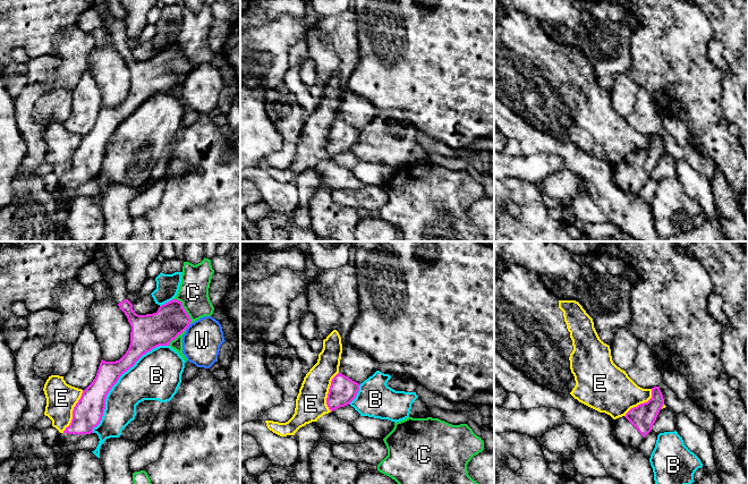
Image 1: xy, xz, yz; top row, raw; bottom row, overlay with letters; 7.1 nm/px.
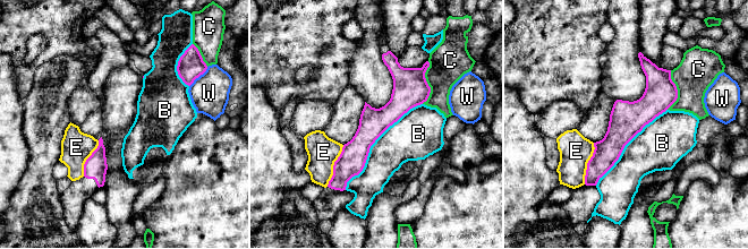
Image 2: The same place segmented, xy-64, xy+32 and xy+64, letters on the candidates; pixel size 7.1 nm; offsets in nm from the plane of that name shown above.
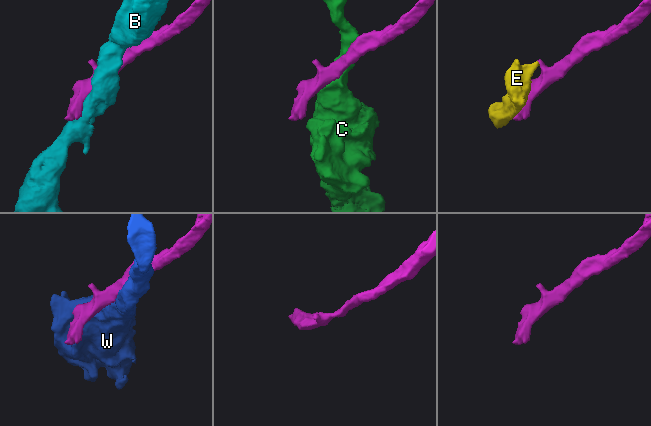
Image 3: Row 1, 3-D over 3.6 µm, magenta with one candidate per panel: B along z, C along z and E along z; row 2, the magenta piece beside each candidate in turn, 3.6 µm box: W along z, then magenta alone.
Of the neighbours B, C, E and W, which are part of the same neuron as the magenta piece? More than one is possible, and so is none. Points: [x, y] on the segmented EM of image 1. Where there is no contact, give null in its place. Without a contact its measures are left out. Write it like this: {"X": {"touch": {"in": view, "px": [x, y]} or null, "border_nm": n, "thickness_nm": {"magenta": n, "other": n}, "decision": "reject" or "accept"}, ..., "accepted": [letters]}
{"B": {"touch": {"in": "xy", "px": [117, 381]}, "border_nm": 800, "thickness_nm": {"magenta": 190, "other": 320}, "decision": "reject"}, "C": {"touch": {"in": "xy", "px": [184, 310]}, "border_nm": 220, "thickness_nm": {"magenta": 240, "other": 220}, "decision": "reject"}, "E": {"touch": {"in": "xy", "px": [73, 412]}, "border_nm": 340, "thickness_nm": {"magenta": 200, "other": 220}, "decision": "reject"}, "W": {"touch": {"in": "xy", "px": [188, 325]}, "border_nm": 50, "thickness_nm": {"magenta": 240, "other": 280}, "decision": "reject"}, "accepted": []}

